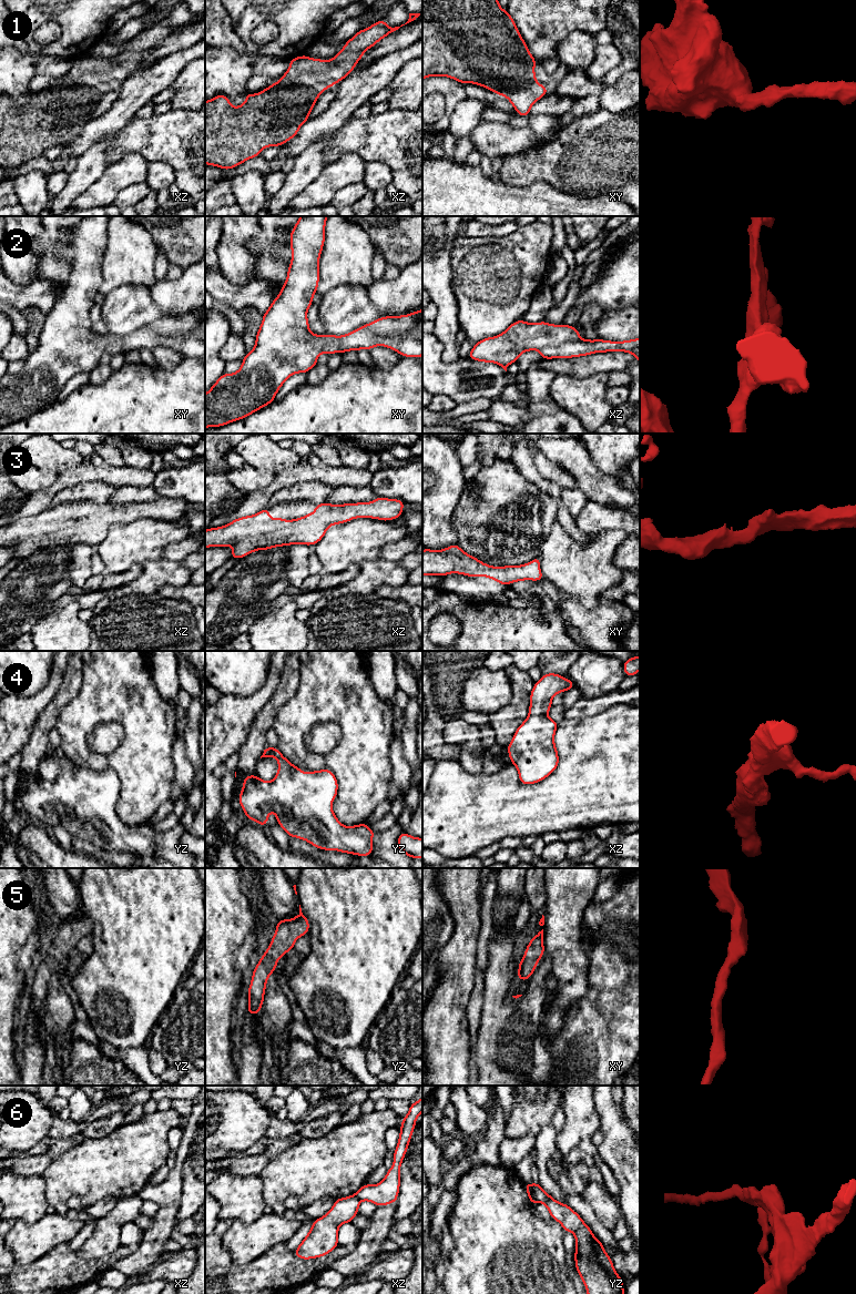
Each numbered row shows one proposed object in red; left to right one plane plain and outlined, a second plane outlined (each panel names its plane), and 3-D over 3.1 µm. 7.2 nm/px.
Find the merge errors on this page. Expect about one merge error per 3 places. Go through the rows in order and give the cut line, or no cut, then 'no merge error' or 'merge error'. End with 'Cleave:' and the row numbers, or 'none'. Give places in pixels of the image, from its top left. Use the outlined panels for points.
1: no cut; no merge error
2: no cut; no merge error
3: no cut; no merge error
4: no cut; no merge error
5: no cut; no merge error
6: cut in yz along (531, 1183), (536, 1202); merge error
Cleave: 6

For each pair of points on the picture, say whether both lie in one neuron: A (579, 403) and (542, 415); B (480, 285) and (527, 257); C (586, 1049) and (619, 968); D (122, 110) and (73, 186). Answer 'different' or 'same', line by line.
A: different
B: same
C: same
D: different

